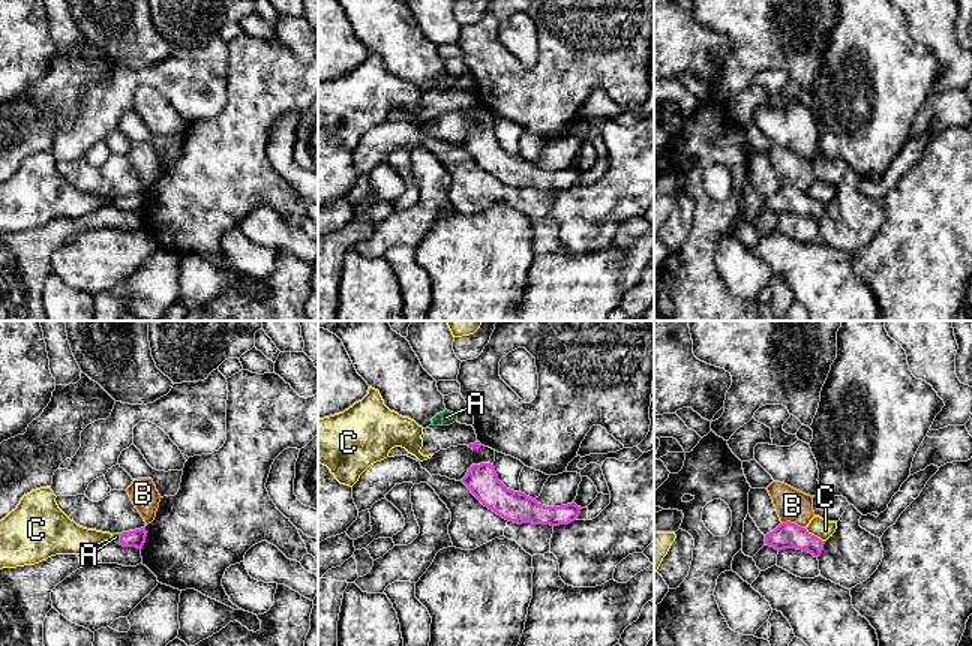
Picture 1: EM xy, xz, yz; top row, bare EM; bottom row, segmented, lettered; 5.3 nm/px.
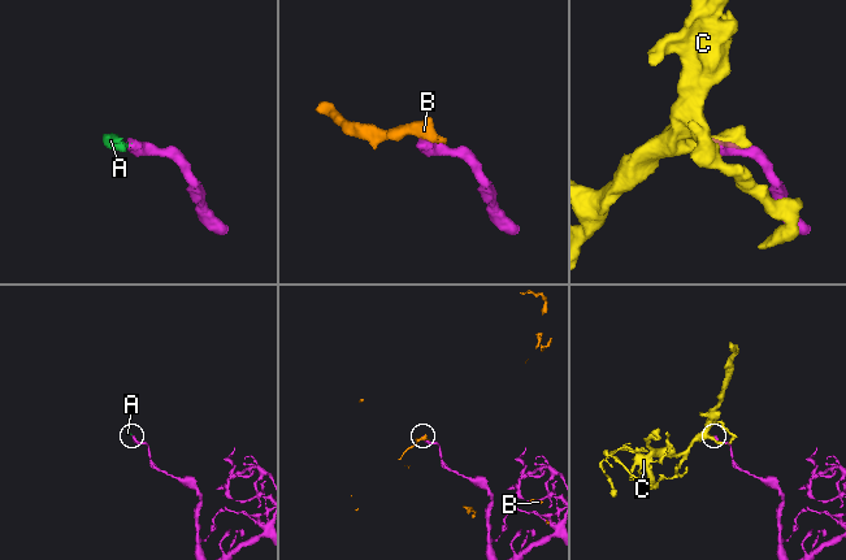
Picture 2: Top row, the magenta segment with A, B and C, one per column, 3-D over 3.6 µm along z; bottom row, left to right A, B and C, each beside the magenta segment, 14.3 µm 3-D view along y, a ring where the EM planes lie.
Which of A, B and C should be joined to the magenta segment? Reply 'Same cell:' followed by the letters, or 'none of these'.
Same cell: A

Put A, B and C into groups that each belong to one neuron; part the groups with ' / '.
A / B / C

